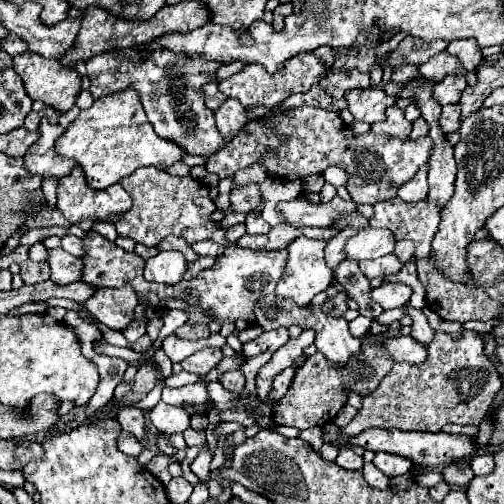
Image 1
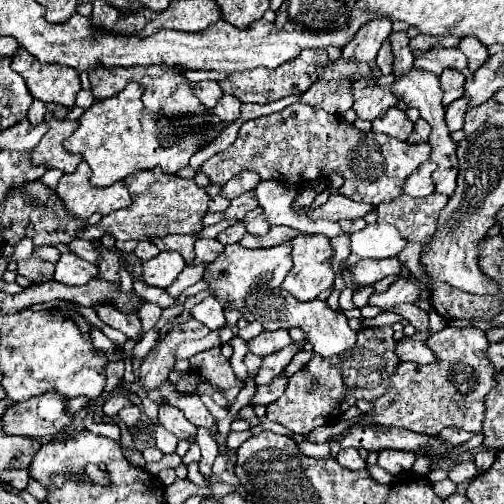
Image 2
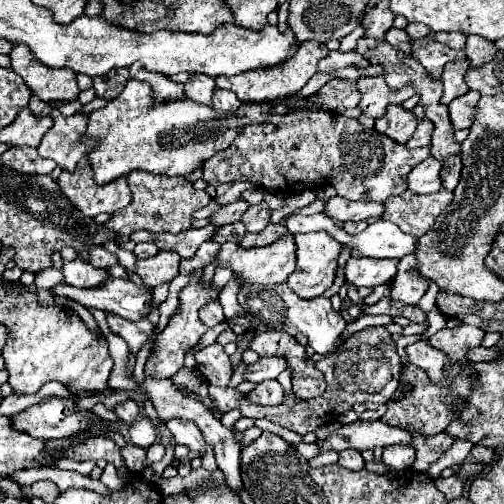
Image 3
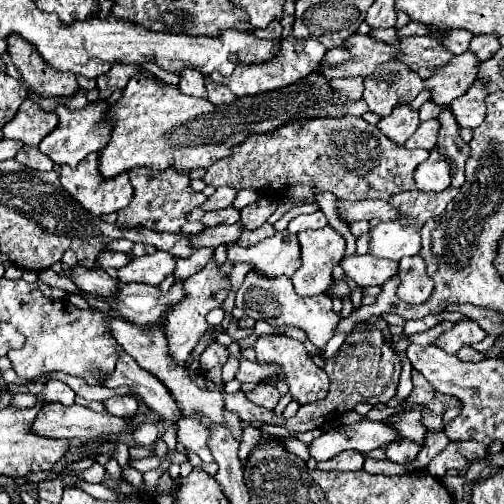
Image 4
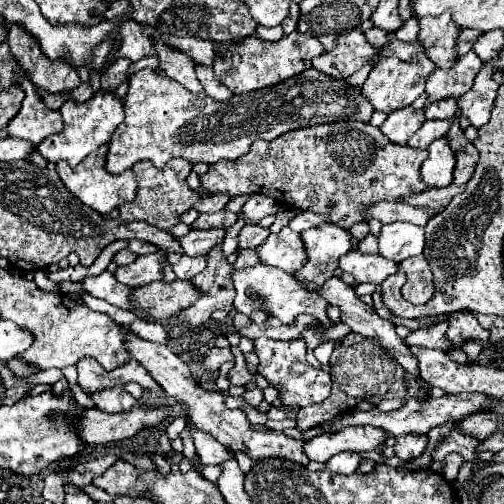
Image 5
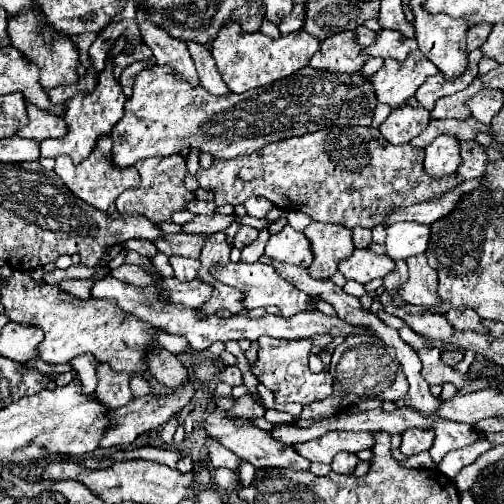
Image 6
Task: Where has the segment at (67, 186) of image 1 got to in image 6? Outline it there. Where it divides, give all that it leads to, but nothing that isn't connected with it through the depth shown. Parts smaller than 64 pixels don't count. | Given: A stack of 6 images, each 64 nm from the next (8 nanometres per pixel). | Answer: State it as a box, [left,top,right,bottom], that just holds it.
[54,136,140,212]

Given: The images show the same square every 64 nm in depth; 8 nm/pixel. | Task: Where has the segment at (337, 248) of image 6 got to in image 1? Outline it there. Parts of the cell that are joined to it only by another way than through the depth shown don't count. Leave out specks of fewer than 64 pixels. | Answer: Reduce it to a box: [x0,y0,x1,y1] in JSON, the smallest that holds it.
[276,236,332,306]

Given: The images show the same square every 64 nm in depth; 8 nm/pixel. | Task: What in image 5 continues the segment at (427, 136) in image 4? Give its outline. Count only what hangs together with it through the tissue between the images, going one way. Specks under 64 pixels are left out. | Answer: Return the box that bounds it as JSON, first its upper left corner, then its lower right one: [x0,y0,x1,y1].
[408,120,448,150]

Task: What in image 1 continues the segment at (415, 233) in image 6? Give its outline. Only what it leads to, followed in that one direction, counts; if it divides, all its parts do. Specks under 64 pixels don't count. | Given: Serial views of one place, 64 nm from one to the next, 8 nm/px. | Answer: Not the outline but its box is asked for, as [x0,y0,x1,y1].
[344,226,396,262]

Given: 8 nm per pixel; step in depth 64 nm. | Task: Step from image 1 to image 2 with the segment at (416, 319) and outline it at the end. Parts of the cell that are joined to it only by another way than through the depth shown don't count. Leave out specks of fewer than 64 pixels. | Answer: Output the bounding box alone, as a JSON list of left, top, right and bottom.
[389,304,430,333]

